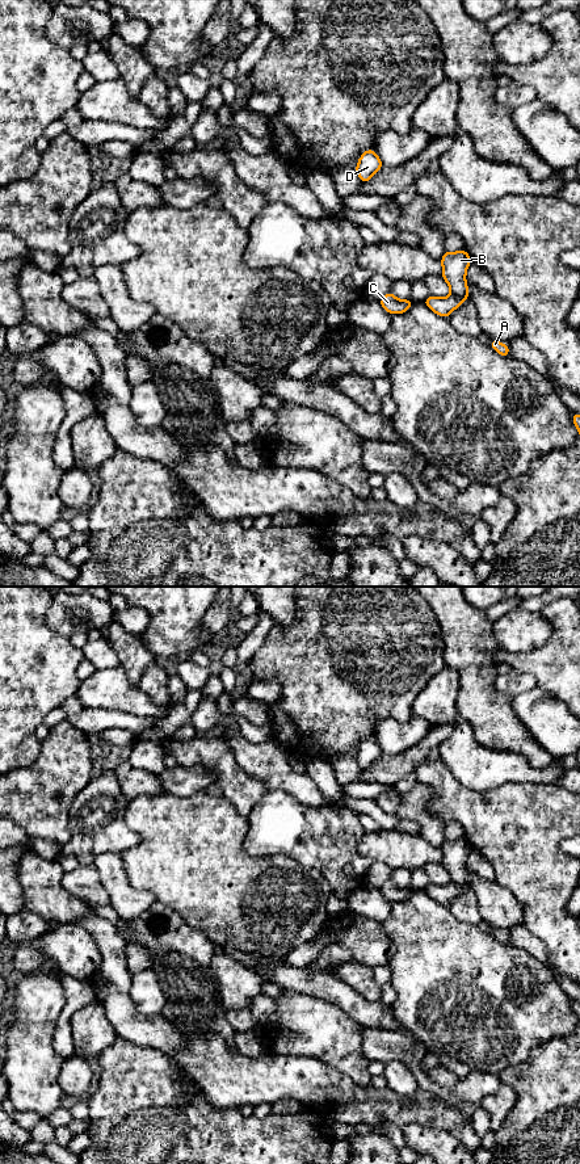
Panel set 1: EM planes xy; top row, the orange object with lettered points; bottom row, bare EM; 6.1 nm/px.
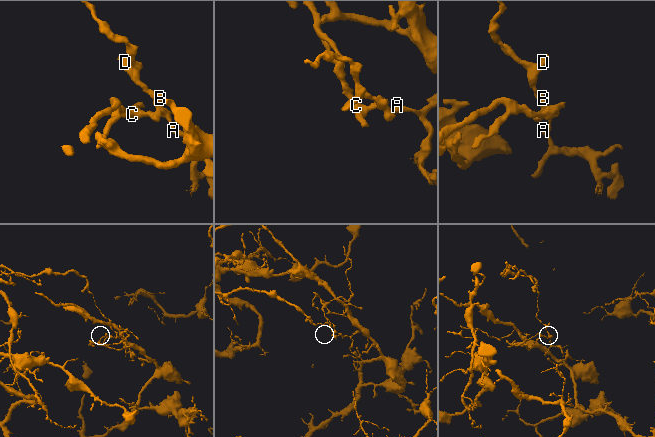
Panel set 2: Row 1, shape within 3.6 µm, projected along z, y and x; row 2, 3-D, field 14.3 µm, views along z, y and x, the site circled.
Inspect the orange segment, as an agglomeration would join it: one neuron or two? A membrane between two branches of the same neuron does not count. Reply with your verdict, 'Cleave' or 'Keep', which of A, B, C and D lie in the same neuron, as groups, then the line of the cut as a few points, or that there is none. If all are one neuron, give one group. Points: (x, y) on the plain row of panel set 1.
Cleave. Groups: A B D / C. Split along xy (452, 881), (465, 887)

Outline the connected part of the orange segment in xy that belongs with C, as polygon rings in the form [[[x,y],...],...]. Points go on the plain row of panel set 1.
[[[388,879],[383,886],[379,888],[381,894],[392,902],[403,902],[411,896],[412,887],[408,886],[407,888],[399,888],[391,879]]]

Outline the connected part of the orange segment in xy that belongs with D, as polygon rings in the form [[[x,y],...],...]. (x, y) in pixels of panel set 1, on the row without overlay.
[[[367,738],[365,739],[356,755],[356,760],[362,770],[367,770],[374,761],[377,761],[383,755],[383,751],[375,741],[375,739]]]

